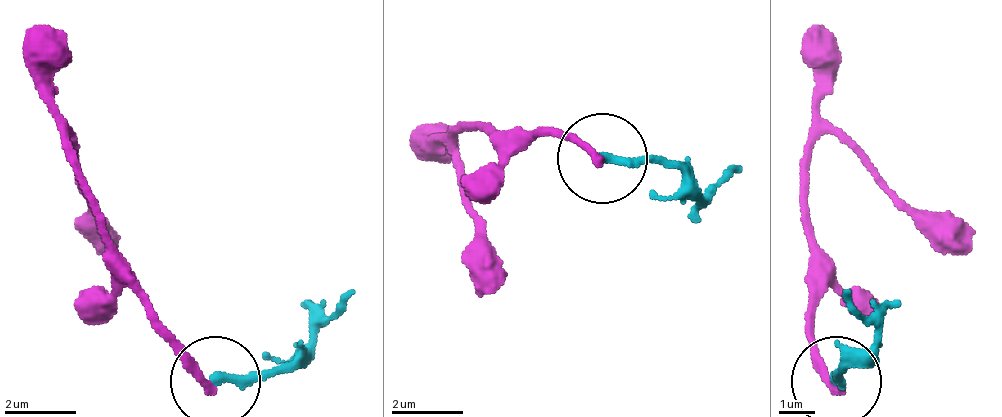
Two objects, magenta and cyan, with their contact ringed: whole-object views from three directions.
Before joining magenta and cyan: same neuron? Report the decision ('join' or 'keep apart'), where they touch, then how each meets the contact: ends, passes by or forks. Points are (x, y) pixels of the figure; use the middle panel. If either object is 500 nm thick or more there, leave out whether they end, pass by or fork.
keep apart; at (602, 158); magenta ends there; cyan ends there

